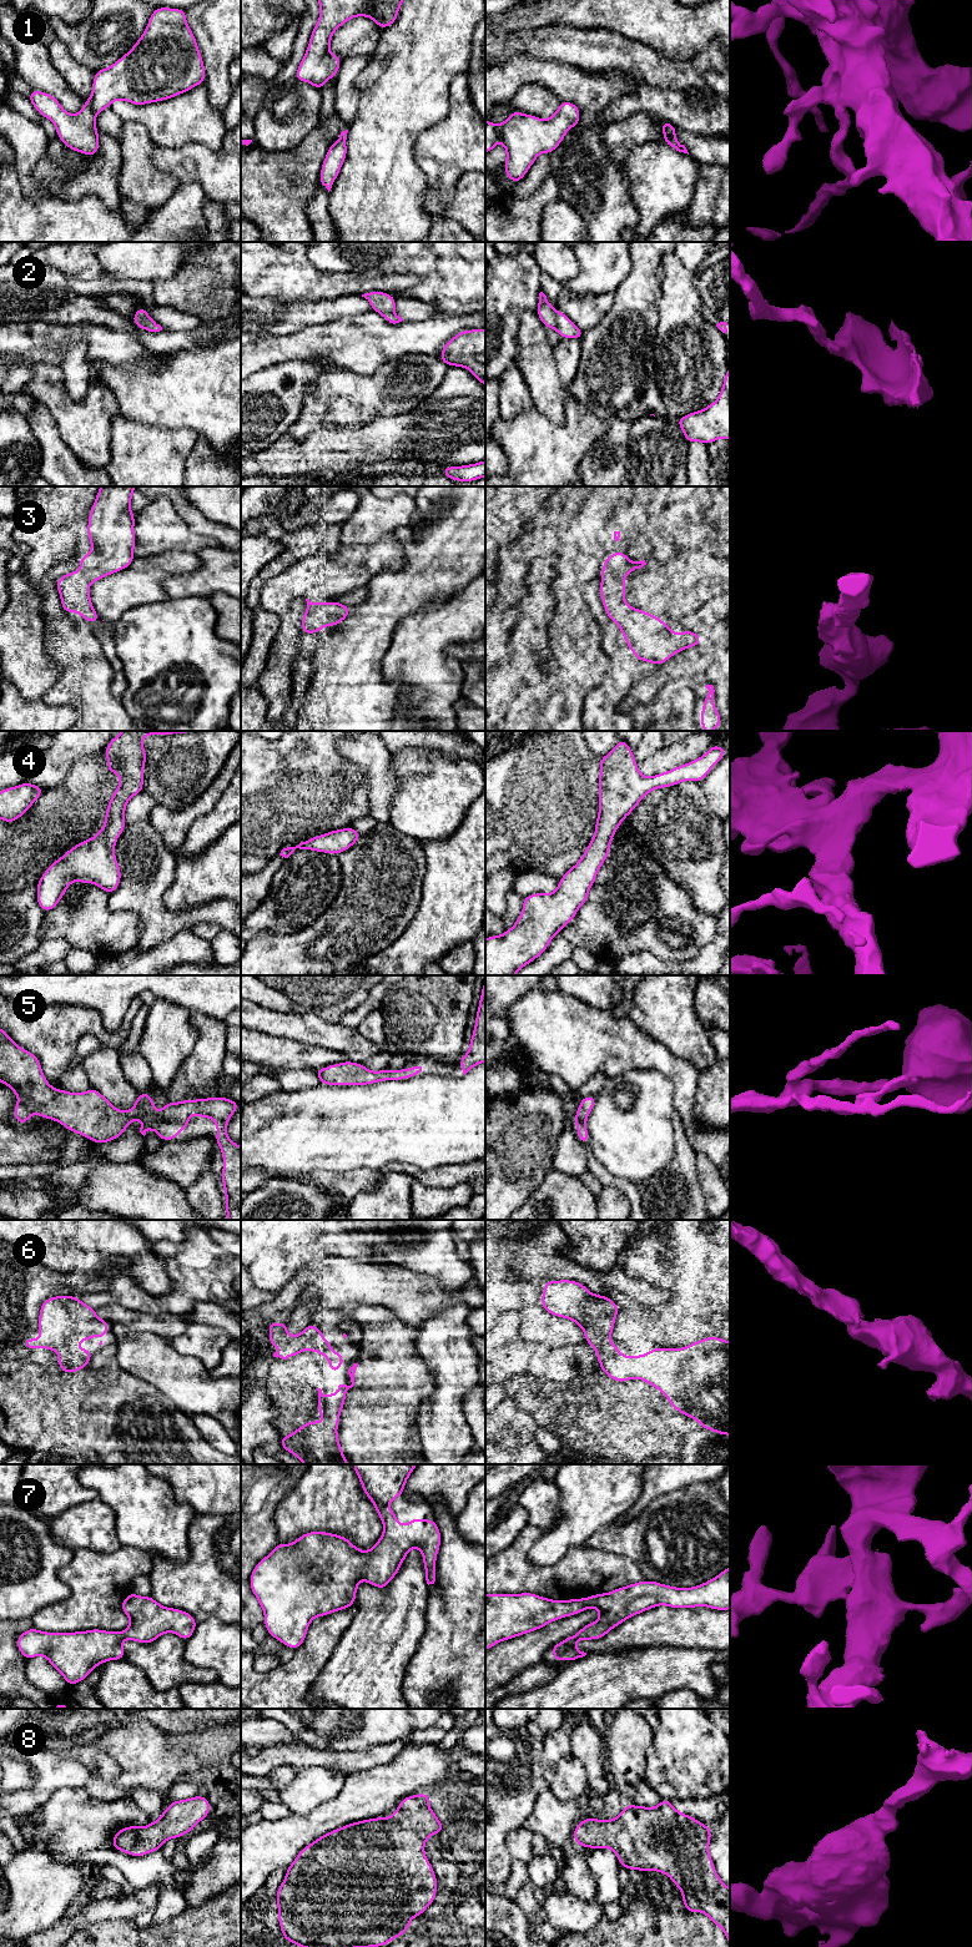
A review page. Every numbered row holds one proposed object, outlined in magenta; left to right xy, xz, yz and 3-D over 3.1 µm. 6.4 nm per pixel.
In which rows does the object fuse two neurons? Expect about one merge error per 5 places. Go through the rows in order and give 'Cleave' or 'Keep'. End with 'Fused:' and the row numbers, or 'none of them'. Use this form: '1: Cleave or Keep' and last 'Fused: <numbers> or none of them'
1: Keep
2: Keep
3: Keep
4: Keep
5: Keep
6: Keep
7: Keep
8: Keep
Fused: none of them

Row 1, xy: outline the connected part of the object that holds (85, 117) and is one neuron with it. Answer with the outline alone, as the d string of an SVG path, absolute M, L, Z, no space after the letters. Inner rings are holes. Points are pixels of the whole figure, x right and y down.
M155 7L146 30L132 49L110 67L95 72L92 94L79 114L67 114L52 95L42 91L31 90L29 100L42 117L54 122L56 137L67 148L91 157L99 152L100 145L95 117L114 101L124 100L137 106L163 101L203 84L205 79L203 60L195 35L187 25L186 10Z

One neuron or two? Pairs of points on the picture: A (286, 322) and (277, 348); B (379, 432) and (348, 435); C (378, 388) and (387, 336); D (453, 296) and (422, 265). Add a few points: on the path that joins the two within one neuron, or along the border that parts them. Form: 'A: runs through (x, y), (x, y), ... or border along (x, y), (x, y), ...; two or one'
A: border along (308, 326), (291, 333), (253, 341); two
B: runs through (372, 435), (356, 435); one
C: border along (409, 354), (393, 358), (369, 374), (353, 372); two
D: runs through (446, 288), (429, 272); one

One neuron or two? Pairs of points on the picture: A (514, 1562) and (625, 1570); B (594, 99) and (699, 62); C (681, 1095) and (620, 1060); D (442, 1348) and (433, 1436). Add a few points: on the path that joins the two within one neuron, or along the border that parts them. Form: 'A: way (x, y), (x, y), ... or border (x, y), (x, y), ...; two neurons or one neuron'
A: way (542, 1574), (598, 1572); one neuron
B: border (613, 71), (628, 74), (643, 84); two neurons
C: way (678, 1077), (660, 1059), (639, 1059); one neuron
D: way (446, 1370), (446, 1415); one neuron

